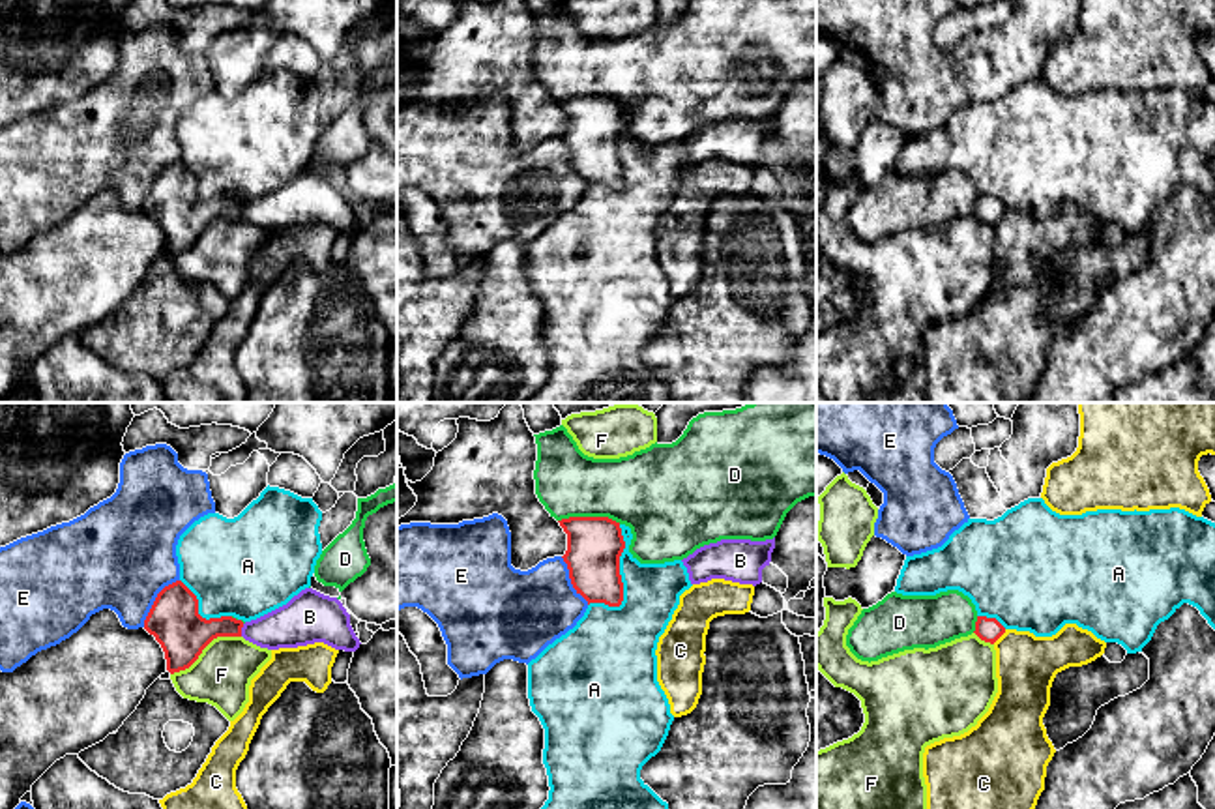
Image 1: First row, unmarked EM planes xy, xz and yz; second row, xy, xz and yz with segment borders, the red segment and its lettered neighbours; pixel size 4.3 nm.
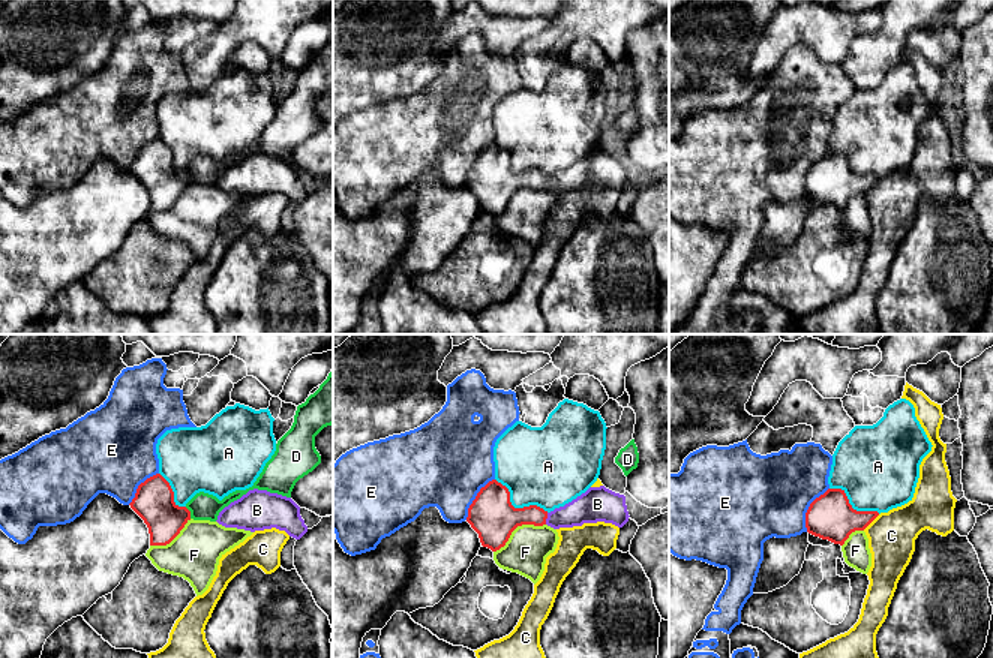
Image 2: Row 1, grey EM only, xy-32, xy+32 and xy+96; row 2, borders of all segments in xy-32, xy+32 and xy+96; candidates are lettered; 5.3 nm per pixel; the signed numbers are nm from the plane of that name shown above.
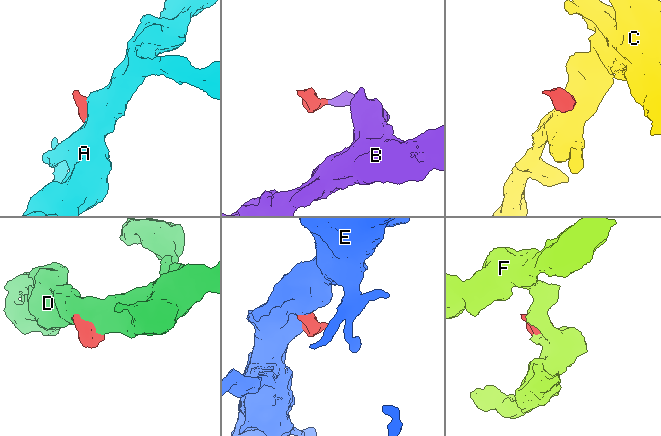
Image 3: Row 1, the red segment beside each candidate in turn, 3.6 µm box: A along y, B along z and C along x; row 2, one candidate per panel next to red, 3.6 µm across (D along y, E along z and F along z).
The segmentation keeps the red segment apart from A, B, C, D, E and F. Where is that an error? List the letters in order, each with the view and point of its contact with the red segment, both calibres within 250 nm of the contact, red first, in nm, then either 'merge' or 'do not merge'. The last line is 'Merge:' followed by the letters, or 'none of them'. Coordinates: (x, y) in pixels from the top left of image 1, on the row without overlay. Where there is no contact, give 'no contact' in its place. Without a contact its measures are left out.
A: contact xz (620, 161); calibres 240 and 280 nm; do not merge
B: contact xy (240, 210); calibres 220 and 190 nm; merge
C: contact yz (998, 218); calibres 110 and 260 nm; do not merge
D: contact xz (590, 98); calibres 240 and 320 nm; do not merge
E: contact xy (156, 180); calibres 220 and 460 nm; do not merge
F: contact xy (204, 227); calibres 220 and 260 nm; do not merge
Merge: B

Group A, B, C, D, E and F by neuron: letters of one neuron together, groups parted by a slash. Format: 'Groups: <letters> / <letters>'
Groups: A / B / C / D / E / F

